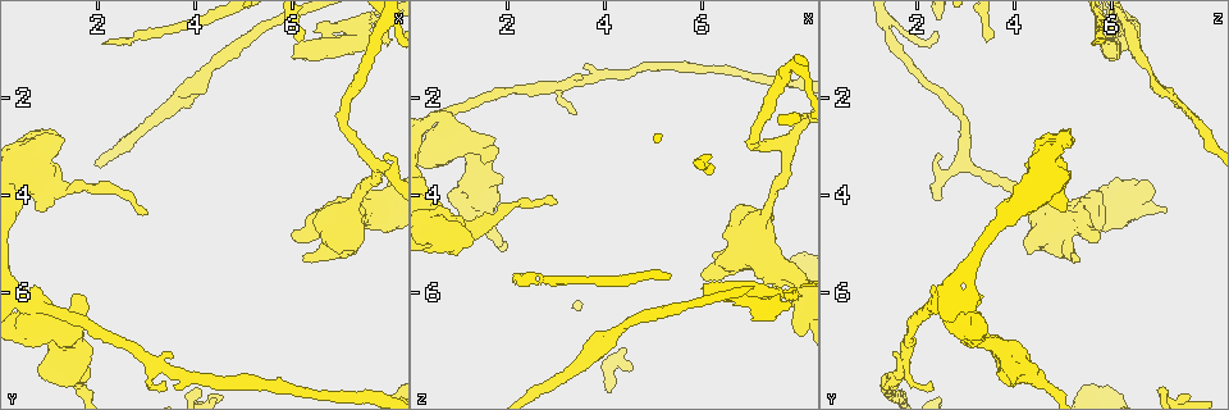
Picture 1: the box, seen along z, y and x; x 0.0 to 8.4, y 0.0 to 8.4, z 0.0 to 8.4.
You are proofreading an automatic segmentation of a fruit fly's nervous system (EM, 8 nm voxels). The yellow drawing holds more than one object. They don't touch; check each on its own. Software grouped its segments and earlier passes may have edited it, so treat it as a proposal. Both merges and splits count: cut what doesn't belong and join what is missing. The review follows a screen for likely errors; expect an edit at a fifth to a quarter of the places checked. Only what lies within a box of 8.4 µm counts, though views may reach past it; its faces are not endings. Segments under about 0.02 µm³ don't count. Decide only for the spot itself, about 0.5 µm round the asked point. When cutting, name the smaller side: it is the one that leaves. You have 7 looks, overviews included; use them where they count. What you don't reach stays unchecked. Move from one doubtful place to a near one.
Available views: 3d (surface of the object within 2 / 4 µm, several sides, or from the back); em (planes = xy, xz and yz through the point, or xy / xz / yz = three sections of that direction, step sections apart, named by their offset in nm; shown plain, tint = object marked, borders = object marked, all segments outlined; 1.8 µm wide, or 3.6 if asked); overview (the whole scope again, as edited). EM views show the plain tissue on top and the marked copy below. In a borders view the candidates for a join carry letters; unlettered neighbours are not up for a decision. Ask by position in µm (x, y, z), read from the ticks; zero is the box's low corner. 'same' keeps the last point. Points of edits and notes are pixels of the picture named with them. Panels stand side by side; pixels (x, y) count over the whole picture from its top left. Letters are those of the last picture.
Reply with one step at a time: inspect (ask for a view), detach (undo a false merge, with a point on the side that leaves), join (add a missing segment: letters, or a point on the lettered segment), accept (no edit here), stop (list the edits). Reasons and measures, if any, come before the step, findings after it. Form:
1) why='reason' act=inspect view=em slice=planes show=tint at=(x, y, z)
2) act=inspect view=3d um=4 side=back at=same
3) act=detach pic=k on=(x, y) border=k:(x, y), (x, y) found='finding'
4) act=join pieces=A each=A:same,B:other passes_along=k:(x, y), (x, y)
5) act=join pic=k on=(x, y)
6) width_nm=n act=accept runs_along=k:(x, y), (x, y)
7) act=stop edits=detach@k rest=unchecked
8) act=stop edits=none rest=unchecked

why='narrows sharply' act=inspect view=em slice=planes show=borders at=(4.25, 1.45, 6.80)

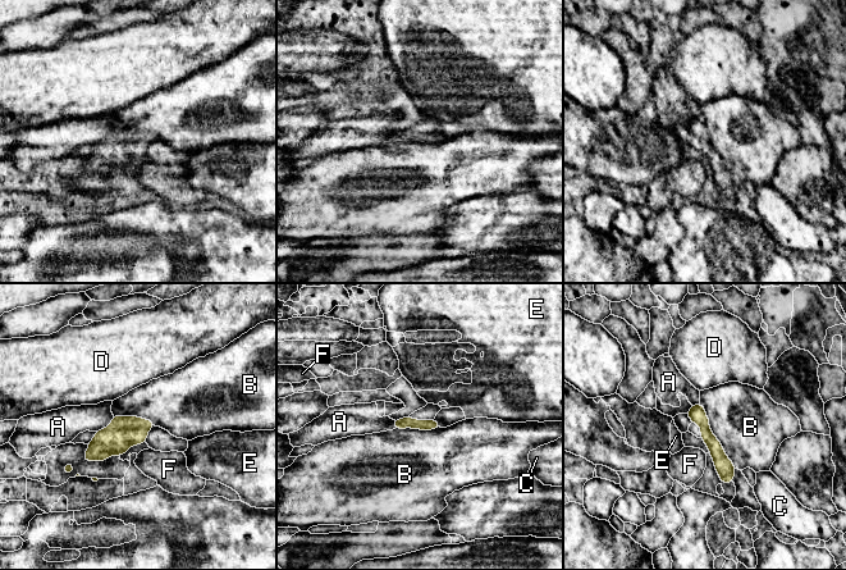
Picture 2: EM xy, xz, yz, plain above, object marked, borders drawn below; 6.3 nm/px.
longest_contact=B:460nm act=accept each=A:other,B:other,C:other,D:other,E:other,F:other found='one neuron here'

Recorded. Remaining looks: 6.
why='an open end' act=inspect view=3d um=4 at=(0.90, 4.25, 5.05)

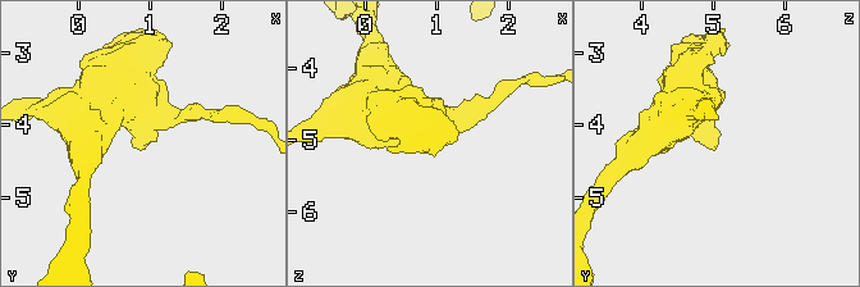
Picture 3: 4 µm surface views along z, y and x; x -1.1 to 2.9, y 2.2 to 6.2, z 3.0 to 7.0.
act=inspect view=em slice=xz step=4 show=tint at=(0.80, 4.25, 5.10)

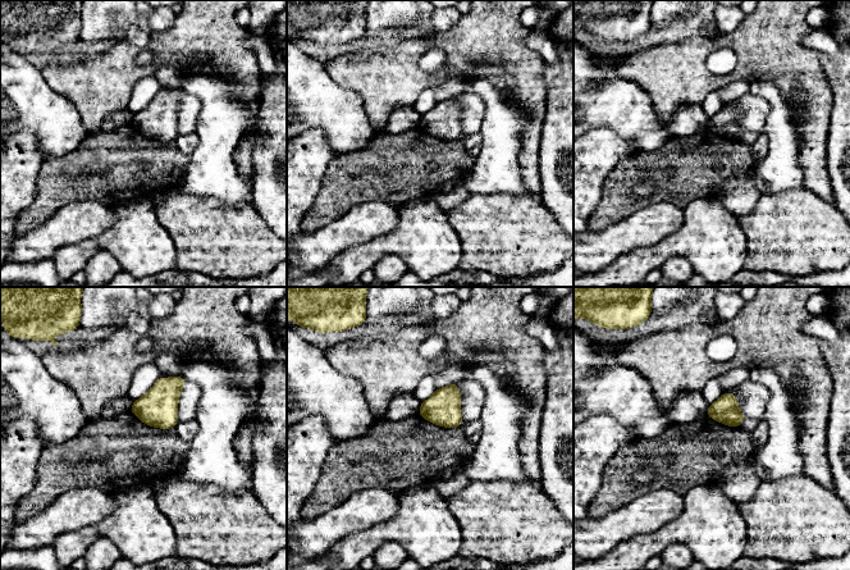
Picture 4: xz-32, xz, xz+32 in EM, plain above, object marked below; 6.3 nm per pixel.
act=inspect view=em slice=planes show=borders at=same

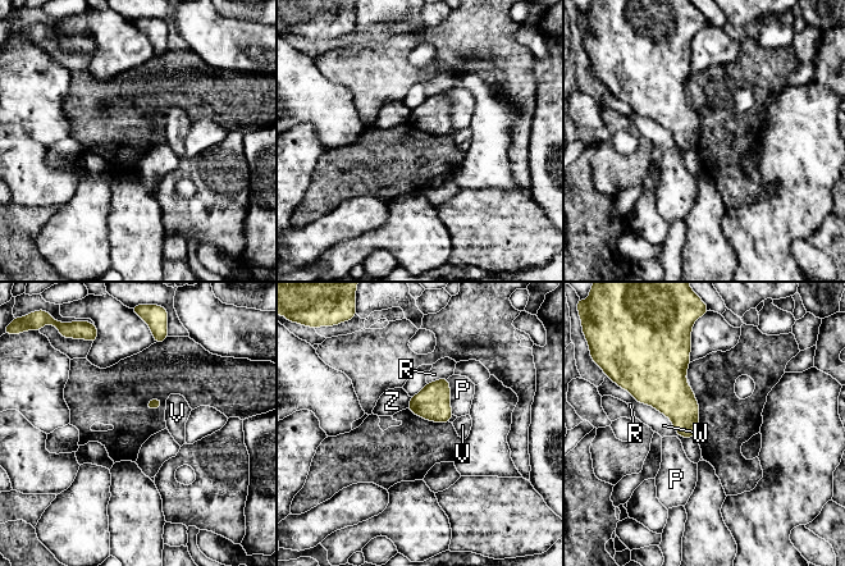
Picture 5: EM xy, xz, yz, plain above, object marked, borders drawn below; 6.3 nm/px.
act=accept each=P:other,R:other,V:other,W:other,Z:other border=5:(625, 389), (695, 437) found='none of them fits'

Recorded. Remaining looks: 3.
why='an open end' act=inspect view=em slice=planes show=borders at=(6.30, 5.15, 5.25)

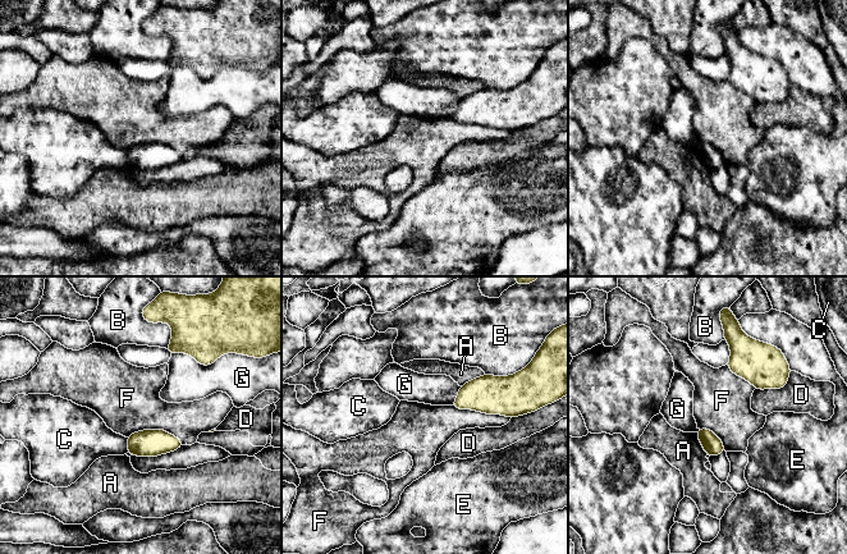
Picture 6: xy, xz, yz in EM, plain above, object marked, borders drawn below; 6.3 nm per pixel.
longest_contact=F:380nm act=accept each=A:other,B:other,C:other,D:other,E:other,F:other,G:other found='none of them fits'

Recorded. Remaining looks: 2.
act=stop edits=none rest=unchecked

